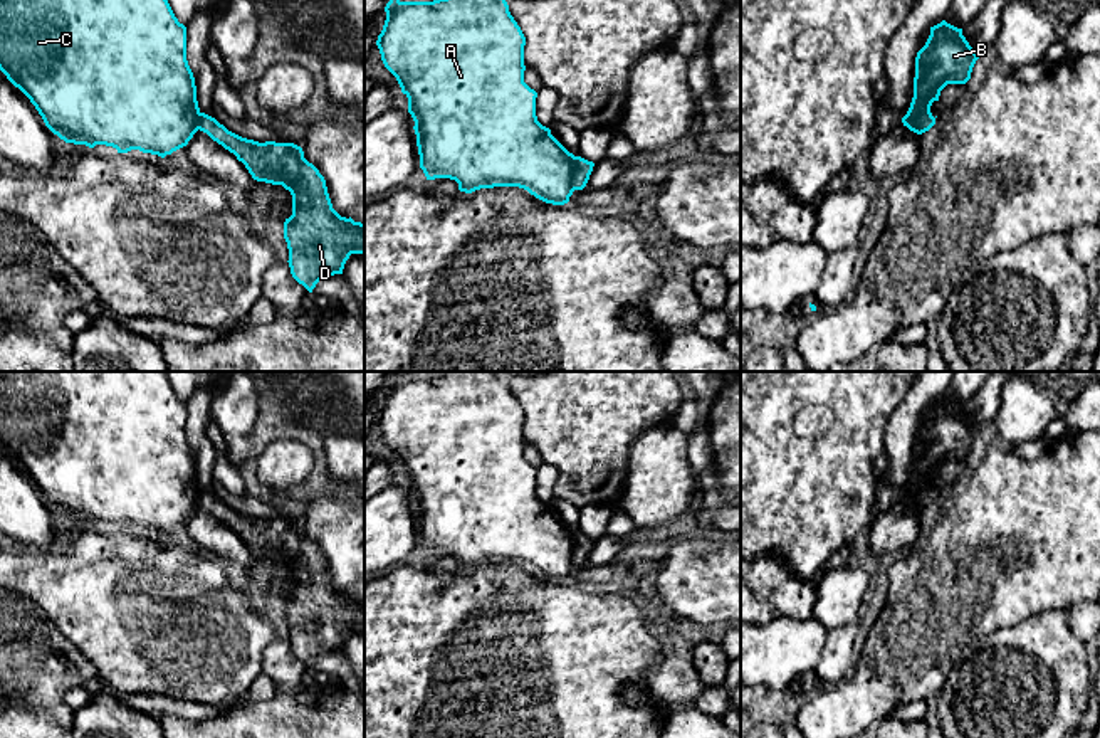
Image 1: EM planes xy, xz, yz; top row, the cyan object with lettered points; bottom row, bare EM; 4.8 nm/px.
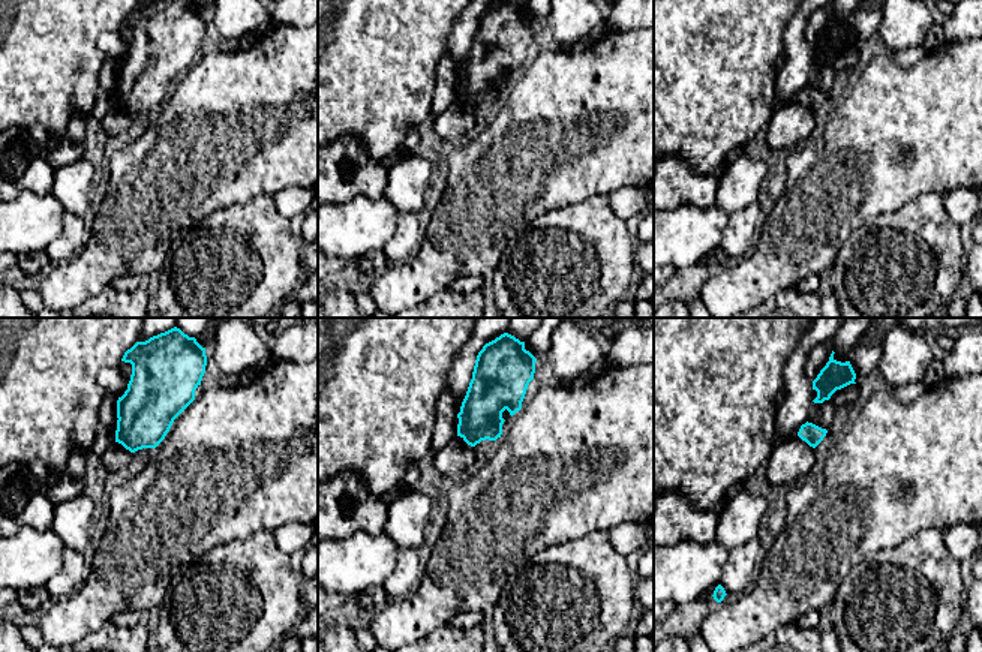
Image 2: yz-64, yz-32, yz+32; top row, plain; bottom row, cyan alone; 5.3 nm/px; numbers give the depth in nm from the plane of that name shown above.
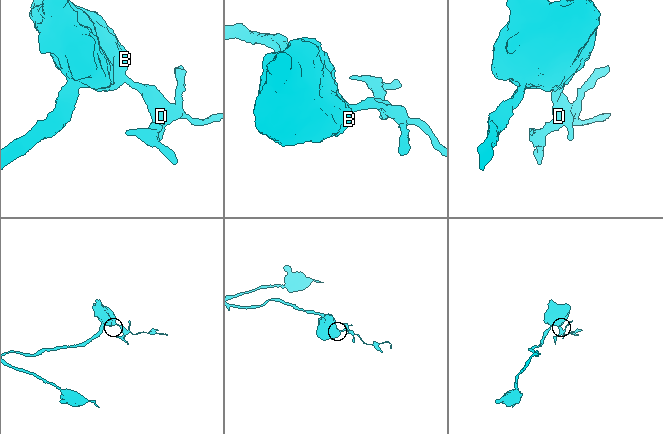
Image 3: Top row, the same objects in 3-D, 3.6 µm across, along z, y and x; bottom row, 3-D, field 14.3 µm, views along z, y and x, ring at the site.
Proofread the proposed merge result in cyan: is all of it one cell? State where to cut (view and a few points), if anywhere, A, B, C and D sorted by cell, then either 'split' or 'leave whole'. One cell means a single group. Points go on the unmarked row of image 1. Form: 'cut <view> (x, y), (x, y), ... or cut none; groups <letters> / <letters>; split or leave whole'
cut xz (575, 533), (573, 565); groups A B C / D; split

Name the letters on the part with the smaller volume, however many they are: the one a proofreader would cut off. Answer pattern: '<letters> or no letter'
D

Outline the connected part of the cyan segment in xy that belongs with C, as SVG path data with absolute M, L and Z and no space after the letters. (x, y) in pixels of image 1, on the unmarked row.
M0 372L0 447L30 476L45 503L65 519L89 525L106 521L118 530L139 526L165 535L186 523L198 508L200 484L186 437L186 403L178 398L165 372Z

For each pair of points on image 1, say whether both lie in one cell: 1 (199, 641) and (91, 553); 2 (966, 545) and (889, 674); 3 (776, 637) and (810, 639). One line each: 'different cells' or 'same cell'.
1: same cell
2: same cell
3: same cell

